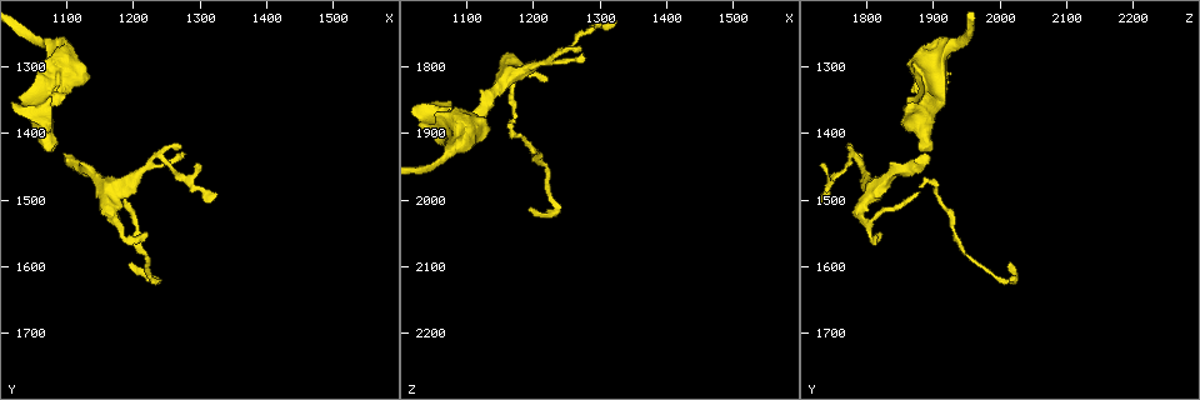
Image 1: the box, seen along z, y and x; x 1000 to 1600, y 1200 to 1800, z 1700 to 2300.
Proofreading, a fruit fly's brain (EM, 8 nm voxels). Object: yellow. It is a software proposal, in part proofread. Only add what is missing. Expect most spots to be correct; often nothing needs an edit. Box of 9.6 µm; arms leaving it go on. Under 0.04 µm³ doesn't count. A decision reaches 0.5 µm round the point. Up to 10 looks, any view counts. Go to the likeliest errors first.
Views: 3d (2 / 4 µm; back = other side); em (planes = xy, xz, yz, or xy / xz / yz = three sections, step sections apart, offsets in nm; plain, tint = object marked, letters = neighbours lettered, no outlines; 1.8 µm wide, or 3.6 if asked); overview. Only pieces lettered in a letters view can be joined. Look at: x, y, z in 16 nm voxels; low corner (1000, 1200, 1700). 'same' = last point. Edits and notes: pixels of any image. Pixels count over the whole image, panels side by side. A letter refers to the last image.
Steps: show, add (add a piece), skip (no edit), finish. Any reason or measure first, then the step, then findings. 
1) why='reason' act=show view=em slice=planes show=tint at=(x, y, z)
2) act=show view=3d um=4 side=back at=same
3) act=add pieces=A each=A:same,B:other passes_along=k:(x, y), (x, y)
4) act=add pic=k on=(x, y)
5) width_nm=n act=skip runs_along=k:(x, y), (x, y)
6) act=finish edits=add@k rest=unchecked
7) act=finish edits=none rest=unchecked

why='branch stops here' act=show view=em slice=xy step=8 show=letters at=(1095, 1430, 1890)

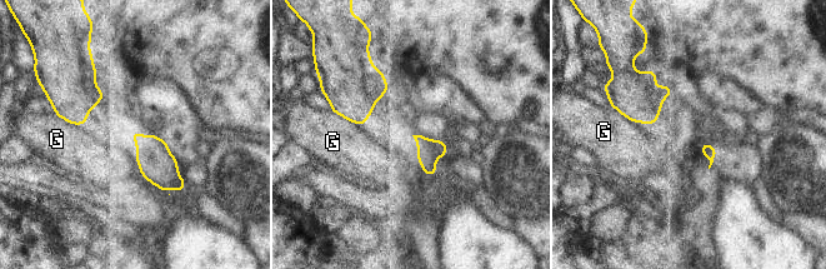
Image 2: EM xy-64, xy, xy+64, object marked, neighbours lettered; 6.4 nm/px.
act=skip each=G:other found='no lettered piece goes on from it'

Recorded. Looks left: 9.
why='free end' act=show view=em slice=xz step=4 show=letters at=(1195, 1595, 2015)

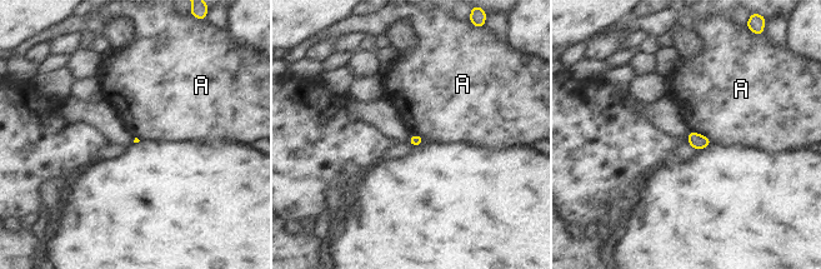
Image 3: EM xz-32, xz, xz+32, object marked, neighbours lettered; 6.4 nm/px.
longest_contact=A:170nm act=skip each=A:other border=3:(691, 129), (705, 135), (712, 143) found='no lettered piece goes on from it'

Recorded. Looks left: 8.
why='thin end' act=show view=em slice=planes show=letters at=(1220, 1555, 1820)

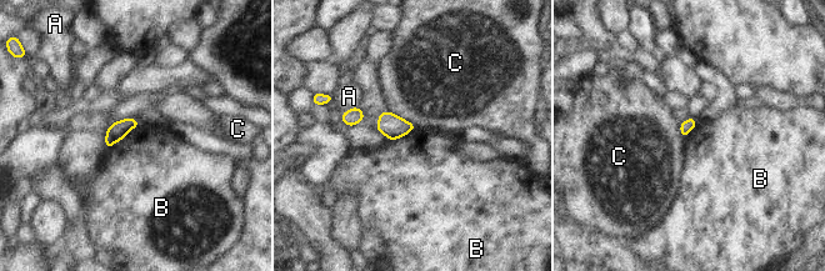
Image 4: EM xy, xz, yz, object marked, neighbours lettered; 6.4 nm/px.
act=skip each=A:other,B:other,C:other border=4:(126, 134), (108, 150) found='no lettered piece goes on from it'

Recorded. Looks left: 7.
why='thin end' act=show view=3d um=4 at=(1270, 1425, 1780)

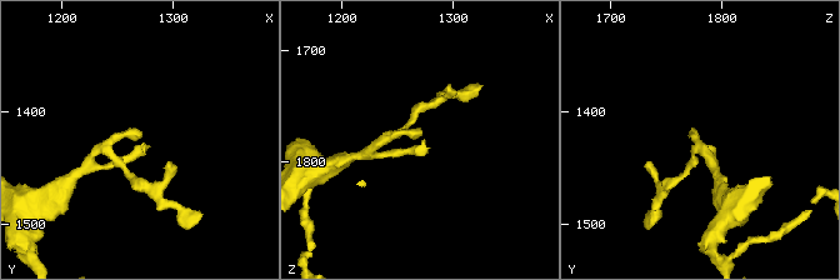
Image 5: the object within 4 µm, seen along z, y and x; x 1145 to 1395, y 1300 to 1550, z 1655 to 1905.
why='need the tissue' act=show view=em slice=planes show=plain at=(1272, 1428, 1782)

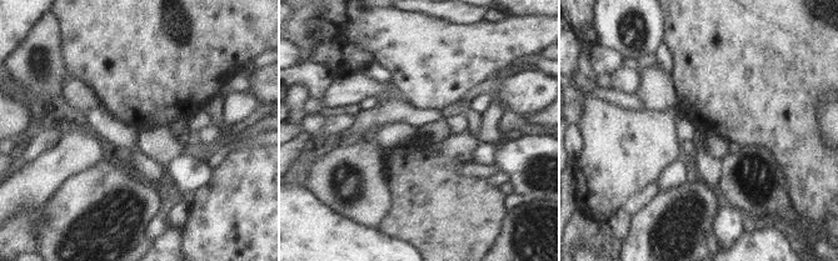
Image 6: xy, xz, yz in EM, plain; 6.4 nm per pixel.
why='what lies round it' act=show view=em slice=planes show=letters at=same

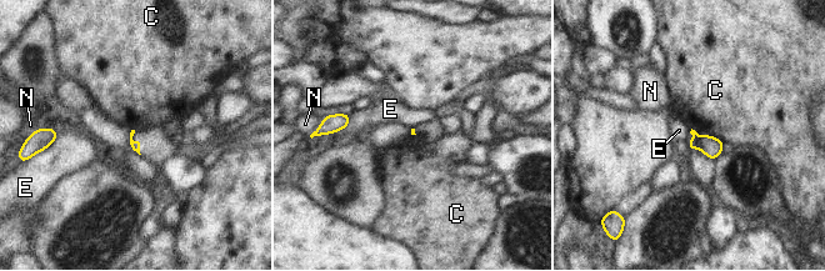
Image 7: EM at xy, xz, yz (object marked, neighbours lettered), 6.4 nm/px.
act=skip each=C:other,E:other,N:other border=7:(691, 128), (725, 142) found='none of them fits'

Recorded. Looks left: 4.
act=finish edits=none rest=unchecked

